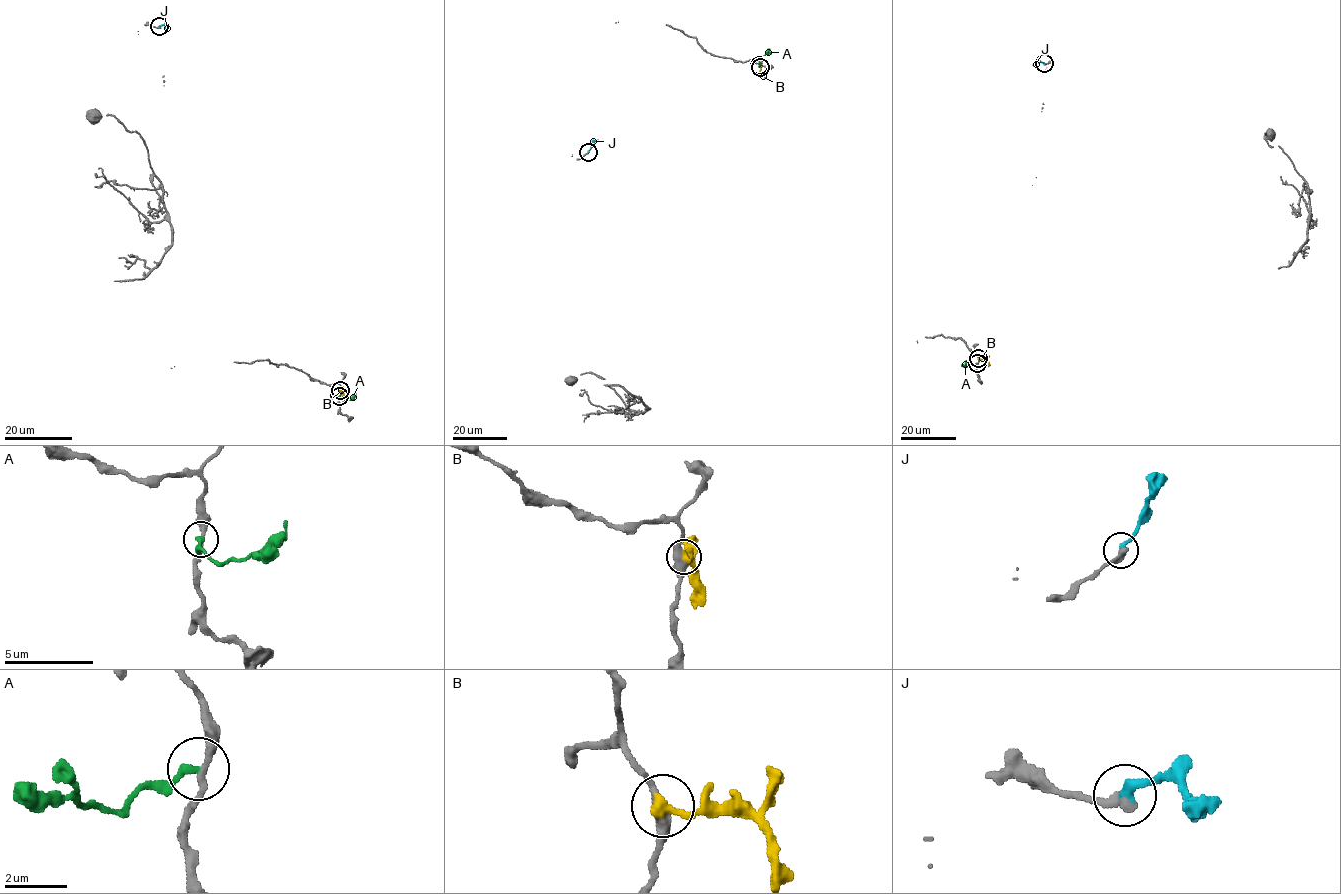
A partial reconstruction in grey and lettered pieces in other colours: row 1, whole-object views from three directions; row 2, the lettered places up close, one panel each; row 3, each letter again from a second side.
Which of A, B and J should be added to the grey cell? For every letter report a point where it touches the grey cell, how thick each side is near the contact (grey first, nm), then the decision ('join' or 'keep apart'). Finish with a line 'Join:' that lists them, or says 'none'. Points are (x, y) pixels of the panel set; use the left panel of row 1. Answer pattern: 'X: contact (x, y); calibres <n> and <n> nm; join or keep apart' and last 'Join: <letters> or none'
A: contact (339, 396); calibres 240 and 280 nm; keep apart
B: contact (340, 390); calibres 400 and 340 nm; keep apart
J: contact (159, 26); calibres 400 and 280 nm; join
Join: J

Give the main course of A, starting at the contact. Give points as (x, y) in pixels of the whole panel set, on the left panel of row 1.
A: (339, 395), (344, 400), (356, 392)

